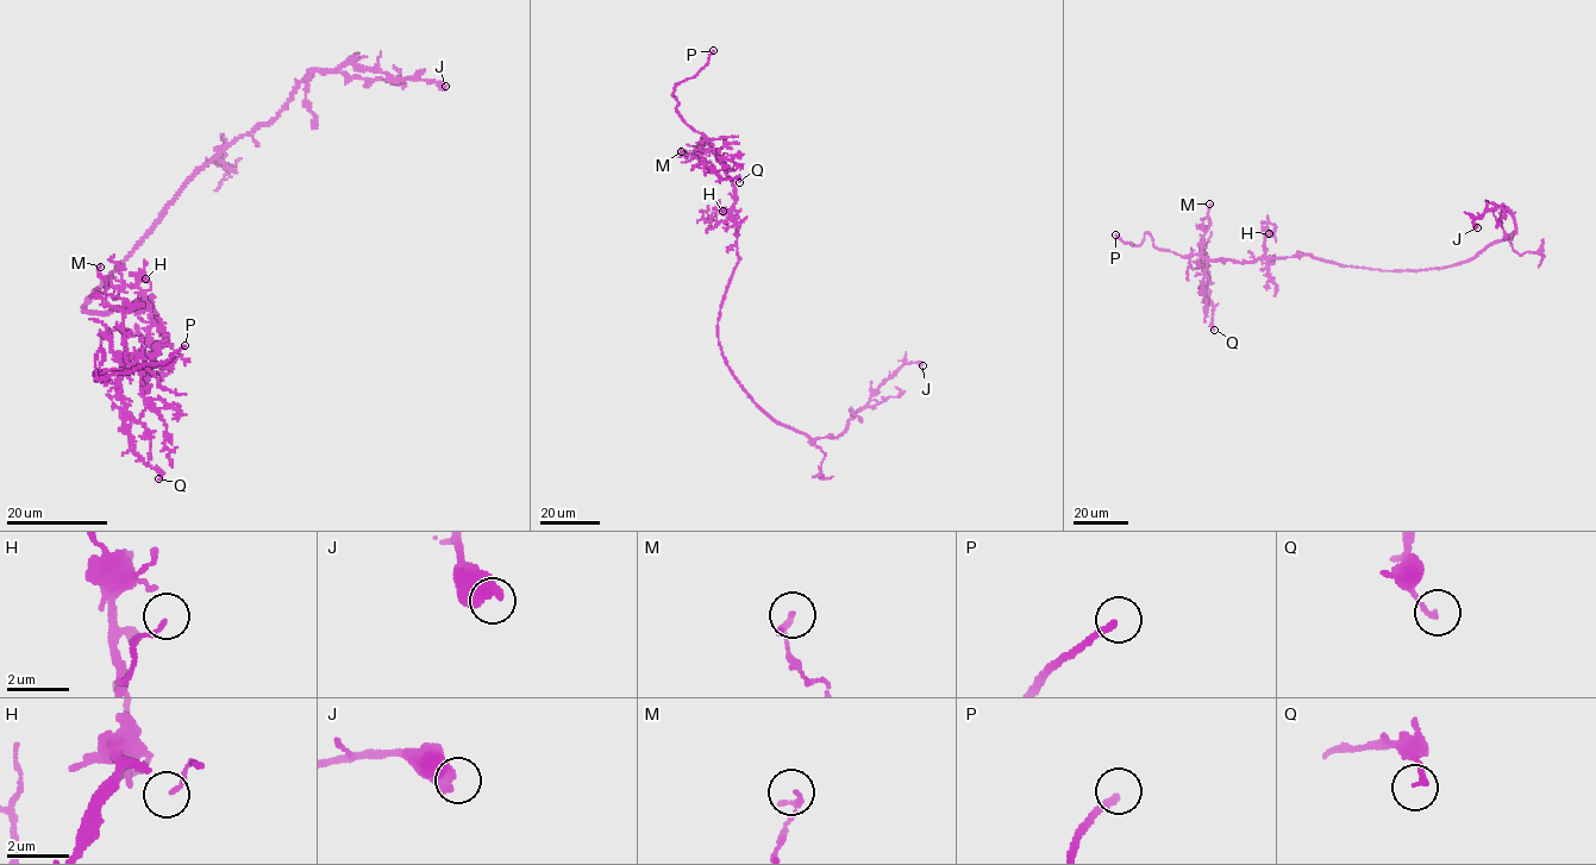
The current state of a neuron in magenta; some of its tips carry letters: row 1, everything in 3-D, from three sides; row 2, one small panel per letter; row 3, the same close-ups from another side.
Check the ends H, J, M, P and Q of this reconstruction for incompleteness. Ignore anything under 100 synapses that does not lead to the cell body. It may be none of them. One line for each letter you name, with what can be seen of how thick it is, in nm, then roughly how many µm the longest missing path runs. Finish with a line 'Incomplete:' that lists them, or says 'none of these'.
P: calibre 220 nm; missing 25 µm
Incomplete: P

